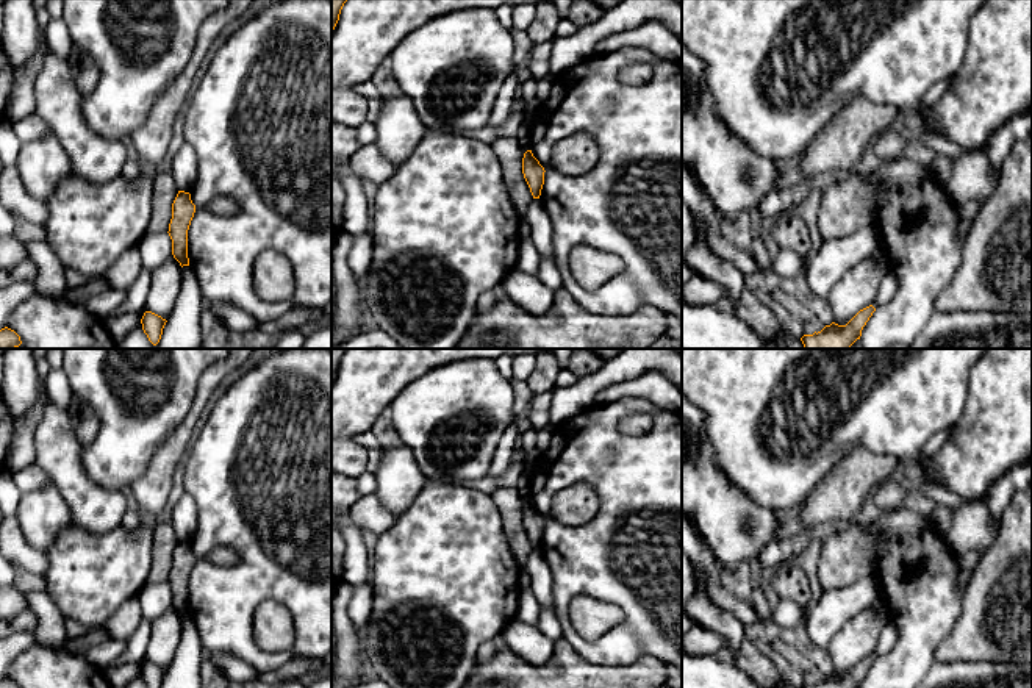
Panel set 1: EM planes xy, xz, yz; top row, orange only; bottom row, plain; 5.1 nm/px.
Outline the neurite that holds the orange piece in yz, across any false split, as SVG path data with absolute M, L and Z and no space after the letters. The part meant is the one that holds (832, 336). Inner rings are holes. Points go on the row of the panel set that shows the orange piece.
M873 305L860 310L846 325L832 322L821 331L801 338L805 349L849 349L862 336L862 330L873 316Z

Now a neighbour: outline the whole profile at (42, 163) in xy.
M53 131L22 144L16 167L27 192L42 202L53 192L61 178L72 172L70 159Z

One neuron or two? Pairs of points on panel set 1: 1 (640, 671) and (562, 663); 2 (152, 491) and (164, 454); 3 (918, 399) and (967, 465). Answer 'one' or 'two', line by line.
1: one
2: one
3: two

